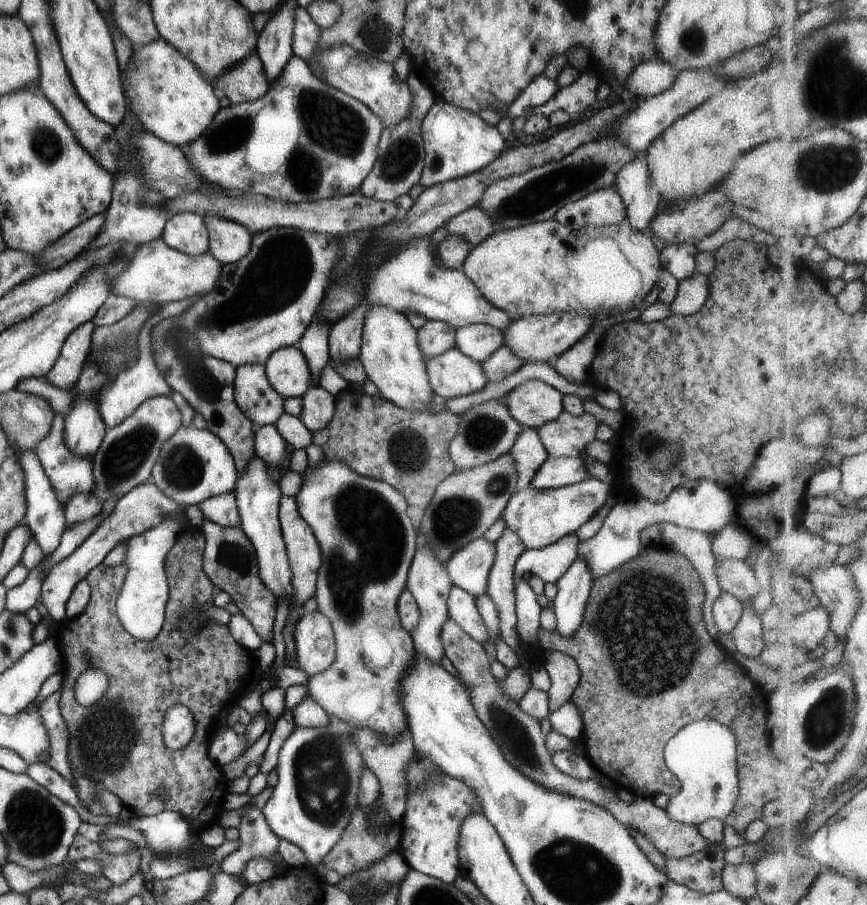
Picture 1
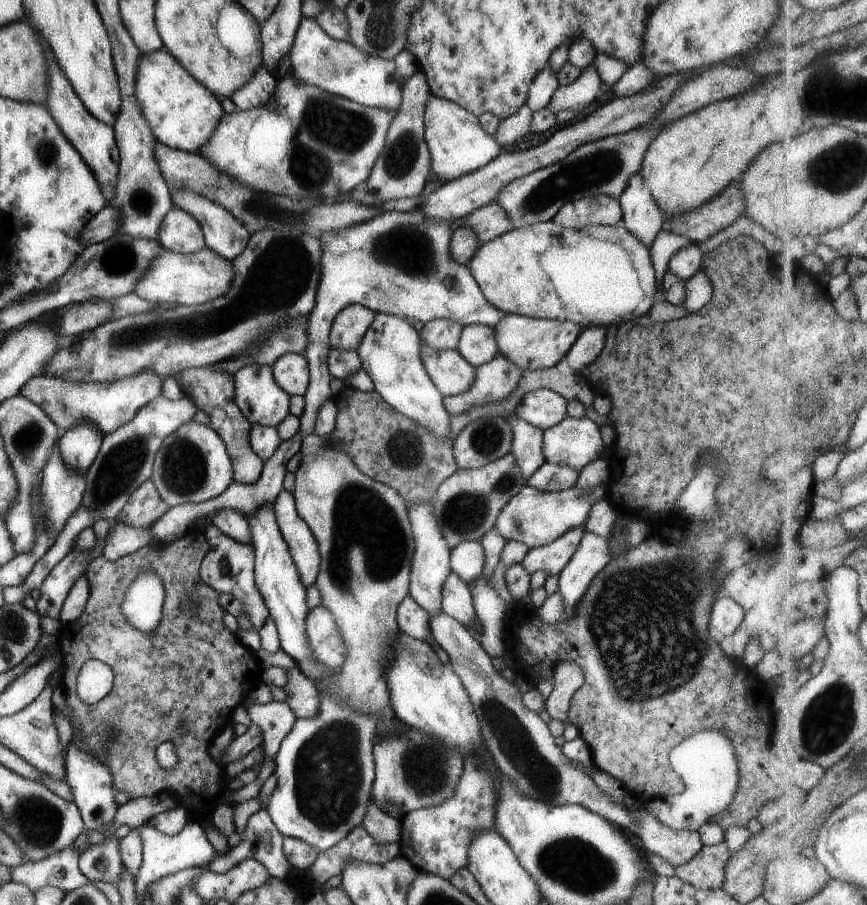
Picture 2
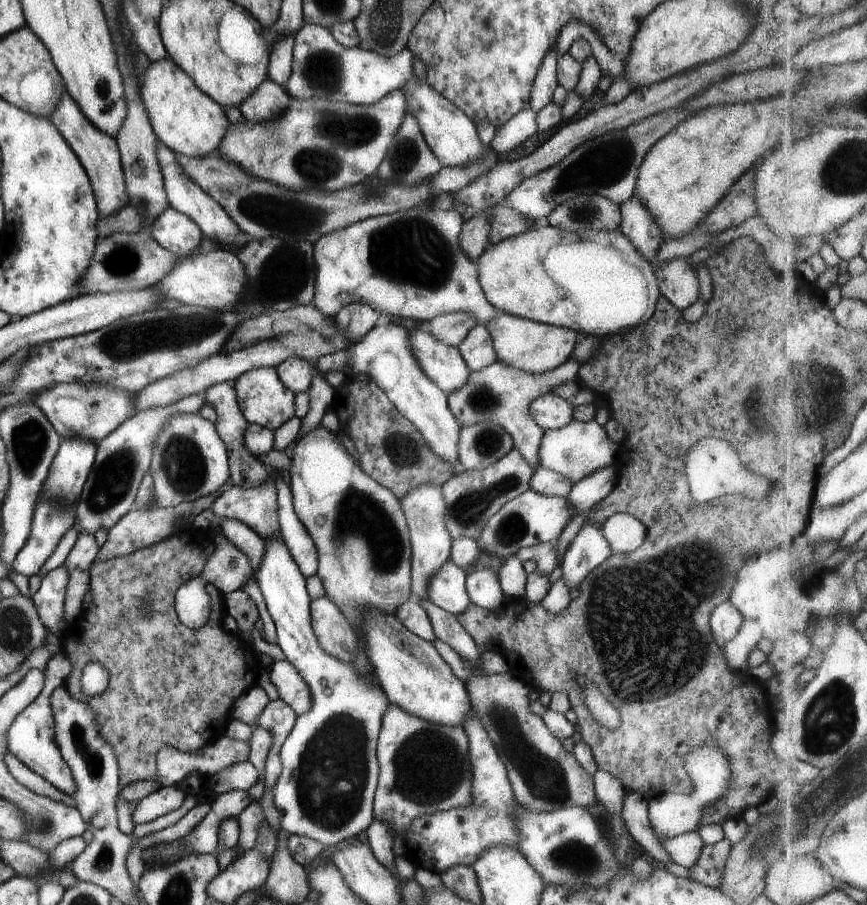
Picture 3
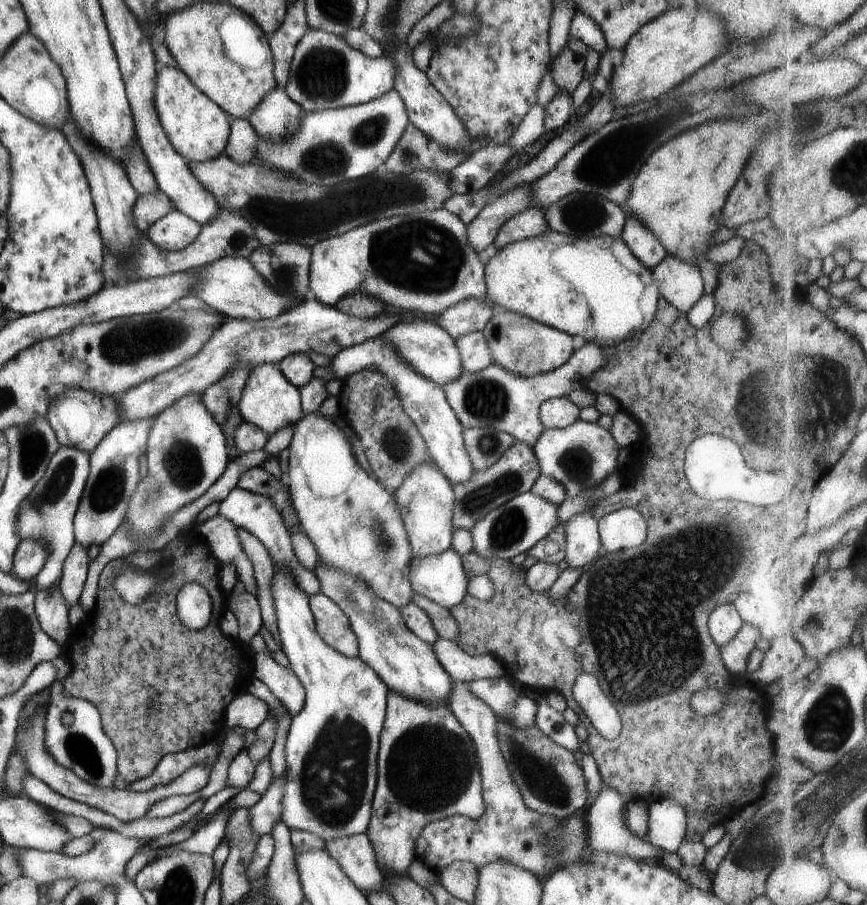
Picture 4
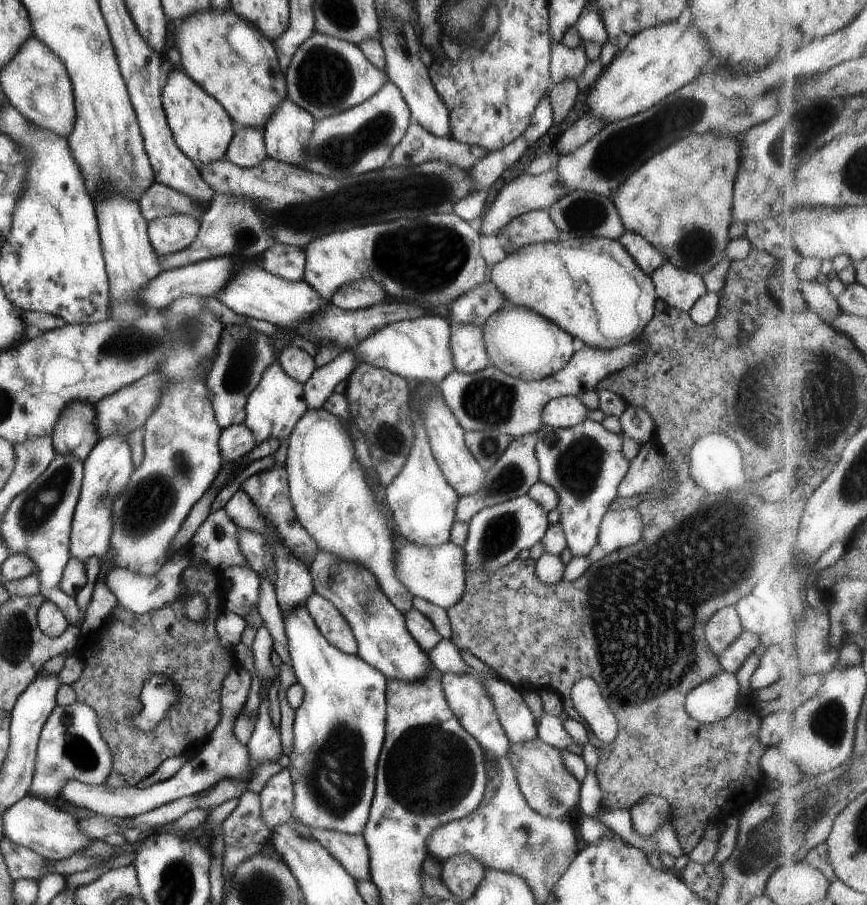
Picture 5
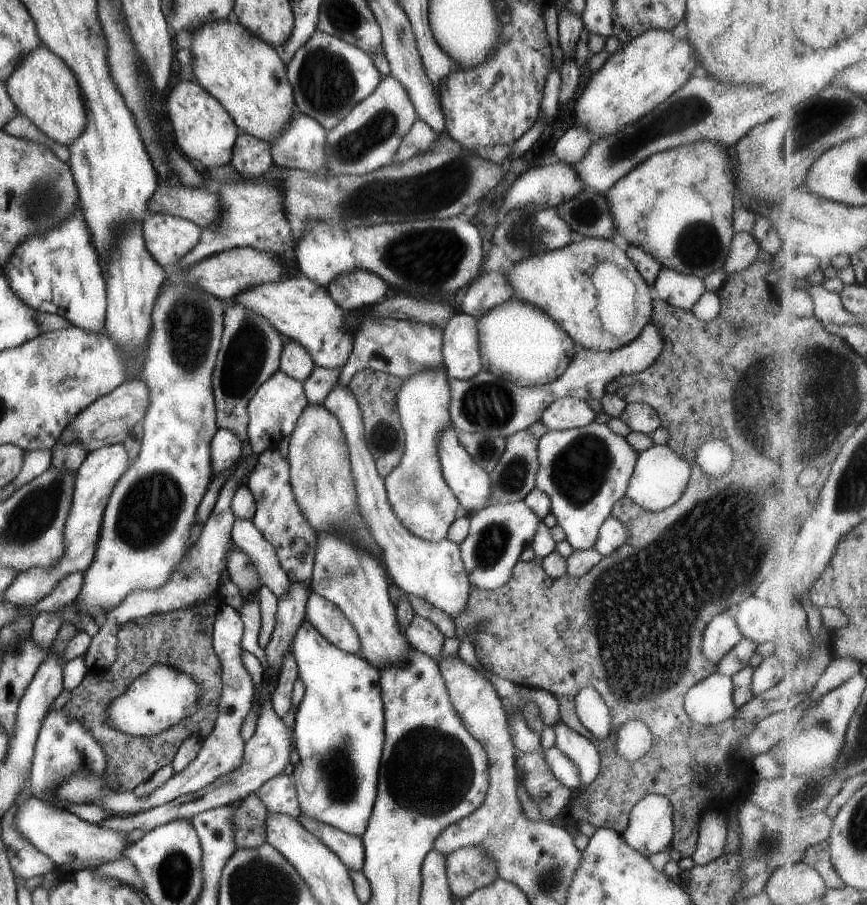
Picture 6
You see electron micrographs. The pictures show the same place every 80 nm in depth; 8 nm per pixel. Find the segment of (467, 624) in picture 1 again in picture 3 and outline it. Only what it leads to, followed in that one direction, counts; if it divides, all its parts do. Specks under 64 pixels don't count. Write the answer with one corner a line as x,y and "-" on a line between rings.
447,559
445,566
427,584
429,601
453,616
467,610
470,601
466,592
466,576
462,568

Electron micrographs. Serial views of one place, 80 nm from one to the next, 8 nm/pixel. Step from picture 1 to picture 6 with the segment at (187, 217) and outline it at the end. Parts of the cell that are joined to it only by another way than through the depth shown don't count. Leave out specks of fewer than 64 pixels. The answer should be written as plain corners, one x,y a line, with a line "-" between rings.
147,213
141,228
147,252
163,268
191,252
202,231
187,219
161,213

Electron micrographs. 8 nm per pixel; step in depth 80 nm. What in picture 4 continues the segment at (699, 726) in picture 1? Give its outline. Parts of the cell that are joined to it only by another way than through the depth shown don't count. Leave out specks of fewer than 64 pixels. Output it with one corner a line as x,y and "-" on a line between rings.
660,798
648,802
647,830
639,839
665,853
675,853
683,840
685,823
690,821
684,806
676,800

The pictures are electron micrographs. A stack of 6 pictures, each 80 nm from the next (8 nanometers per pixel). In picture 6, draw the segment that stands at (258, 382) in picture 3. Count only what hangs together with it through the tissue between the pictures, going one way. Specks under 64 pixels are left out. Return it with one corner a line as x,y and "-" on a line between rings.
277,369
269,378
266,378
253,392
246,407
247,440
252,454
259,455
266,449
276,448
282,439
291,434
305,406
306,399
301,381
287,376
281,369

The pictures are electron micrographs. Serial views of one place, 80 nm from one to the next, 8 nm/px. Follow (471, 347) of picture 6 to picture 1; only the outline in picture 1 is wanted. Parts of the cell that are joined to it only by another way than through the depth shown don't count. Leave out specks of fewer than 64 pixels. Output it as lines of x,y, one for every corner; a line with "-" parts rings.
474,323
455,329
454,340
456,350
481,363
503,345
503,334
491,326

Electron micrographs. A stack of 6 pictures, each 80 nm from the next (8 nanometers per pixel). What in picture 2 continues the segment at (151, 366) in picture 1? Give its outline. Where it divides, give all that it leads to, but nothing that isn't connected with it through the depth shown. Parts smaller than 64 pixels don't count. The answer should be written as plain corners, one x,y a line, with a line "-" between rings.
143,370
135,376
121,378
114,382
80,382
63,381
55,376
37,375
29,378
19,393
32,402
35,402
47,418
55,424
57,437
60,438
67,428
77,426
79,422
89,422
93,424
101,434
112,432
115,428
126,424
141,406
149,403
153,398
161,395
163,379
155,376
149,370

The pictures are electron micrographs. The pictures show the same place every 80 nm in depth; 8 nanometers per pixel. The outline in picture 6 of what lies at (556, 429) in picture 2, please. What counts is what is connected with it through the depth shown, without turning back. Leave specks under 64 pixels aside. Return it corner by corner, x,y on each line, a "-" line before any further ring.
594,421
580,428
566,430
547,430
537,440
537,458
539,467
535,476
534,487
543,494
549,494
551,500
550,513
564,531
565,541
573,550
587,550
593,547
598,536
601,522
609,516
613,504
624,497
627,480
631,476
637,452
627,444
623,436
615,434
605,423

